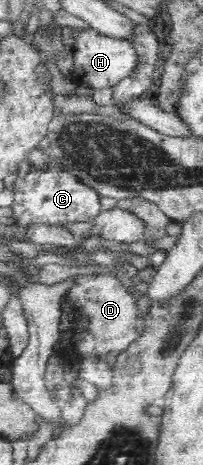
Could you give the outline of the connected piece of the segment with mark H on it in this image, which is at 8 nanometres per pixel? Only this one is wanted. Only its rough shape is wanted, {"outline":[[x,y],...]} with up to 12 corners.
{"outline":[[75,29],[69,78],[93,90],[137,68],[128,40]]}

